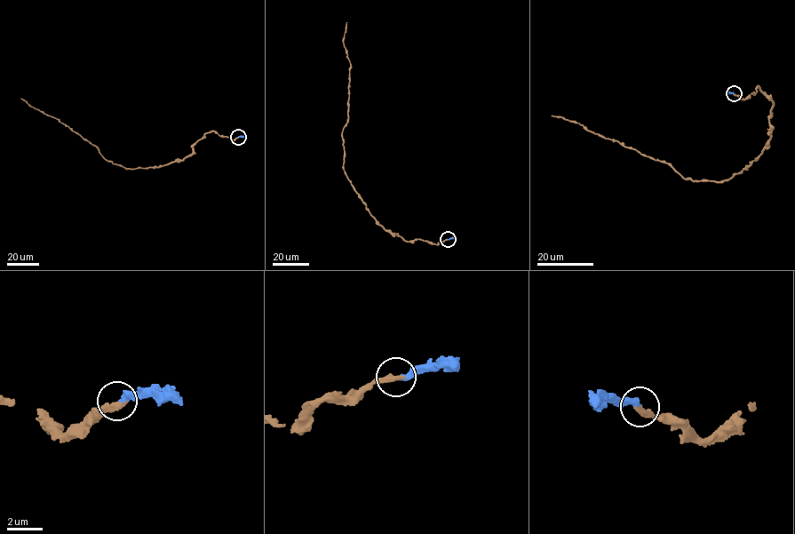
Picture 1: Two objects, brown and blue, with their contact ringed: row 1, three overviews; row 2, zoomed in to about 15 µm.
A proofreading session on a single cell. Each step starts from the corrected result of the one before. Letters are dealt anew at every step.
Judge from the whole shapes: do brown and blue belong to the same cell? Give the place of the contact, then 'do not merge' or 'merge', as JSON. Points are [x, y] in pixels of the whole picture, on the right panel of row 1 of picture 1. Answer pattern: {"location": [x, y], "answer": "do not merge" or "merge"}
{"location": [734, 93], "answer": "merge"}

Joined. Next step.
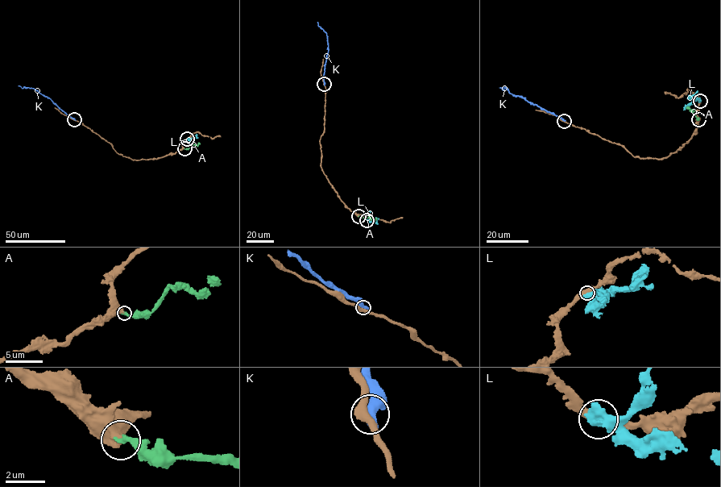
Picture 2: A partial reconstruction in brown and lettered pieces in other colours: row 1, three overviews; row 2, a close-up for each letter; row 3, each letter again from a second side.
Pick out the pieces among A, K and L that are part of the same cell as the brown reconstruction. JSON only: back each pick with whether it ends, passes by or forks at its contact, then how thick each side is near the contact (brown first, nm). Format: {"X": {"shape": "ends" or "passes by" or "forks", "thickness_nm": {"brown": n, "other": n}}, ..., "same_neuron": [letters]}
{"A": {"shape": "ends", "thickness_nm": {"brown": 400, "other": 280}}, "same_neuron": ["A"]}

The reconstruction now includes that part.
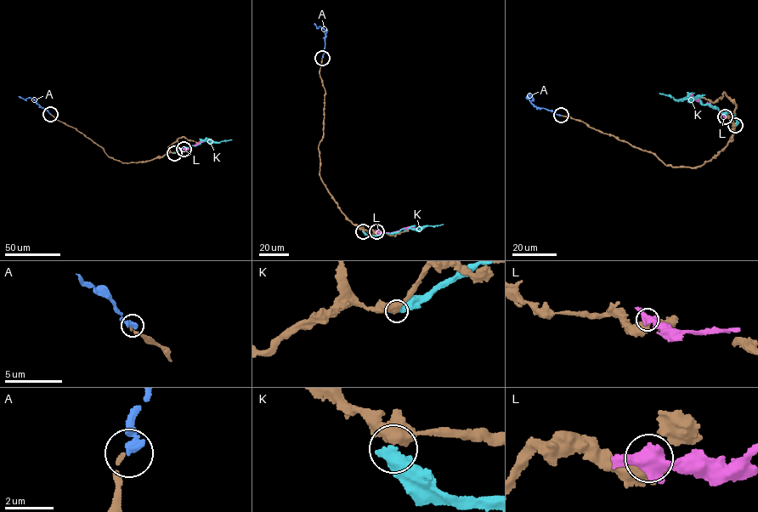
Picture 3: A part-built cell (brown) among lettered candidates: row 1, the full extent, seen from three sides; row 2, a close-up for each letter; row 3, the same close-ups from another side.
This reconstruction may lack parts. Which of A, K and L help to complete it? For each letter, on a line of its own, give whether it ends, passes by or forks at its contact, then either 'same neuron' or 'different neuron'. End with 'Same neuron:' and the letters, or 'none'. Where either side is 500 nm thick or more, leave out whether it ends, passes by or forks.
A: it ends; same neuron
K: different neuron
L: different neuron
Same neuron: A

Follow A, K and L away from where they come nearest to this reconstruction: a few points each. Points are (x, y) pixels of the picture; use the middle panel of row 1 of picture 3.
A: (322, 57), (326, 30), (319, 25), (317, 28), (313, 23)
K: (363, 231), (375, 236), (406, 228), (444, 224)
L: (376, 231), (388, 233), (404, 228), (415, 229)

